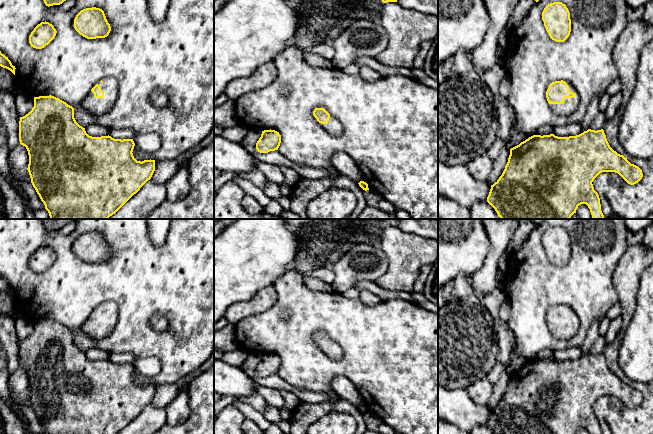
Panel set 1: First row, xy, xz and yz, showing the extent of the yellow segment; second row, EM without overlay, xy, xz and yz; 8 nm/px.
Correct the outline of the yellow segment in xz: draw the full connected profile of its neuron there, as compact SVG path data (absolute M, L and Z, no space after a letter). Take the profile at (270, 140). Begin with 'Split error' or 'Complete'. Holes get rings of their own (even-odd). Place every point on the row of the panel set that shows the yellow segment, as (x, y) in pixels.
Complete. M275 130L262 131L261 137L256 143L256 149L260 153L268 153L278 150L281 143L281 135Z

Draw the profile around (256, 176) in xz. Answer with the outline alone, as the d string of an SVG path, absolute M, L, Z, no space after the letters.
M255 168L253 171L249 172L249 173L235 174L235 177L236 176L239 176L244 180L248 180L248 181L252 182L256 187L258 187L260 189L264 190L266 188L267 178L258 168Z

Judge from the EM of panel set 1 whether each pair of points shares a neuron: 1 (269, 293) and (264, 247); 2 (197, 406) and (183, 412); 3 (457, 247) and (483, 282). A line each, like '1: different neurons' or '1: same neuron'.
1: different neurons
2: different neurons
3: different neurons

